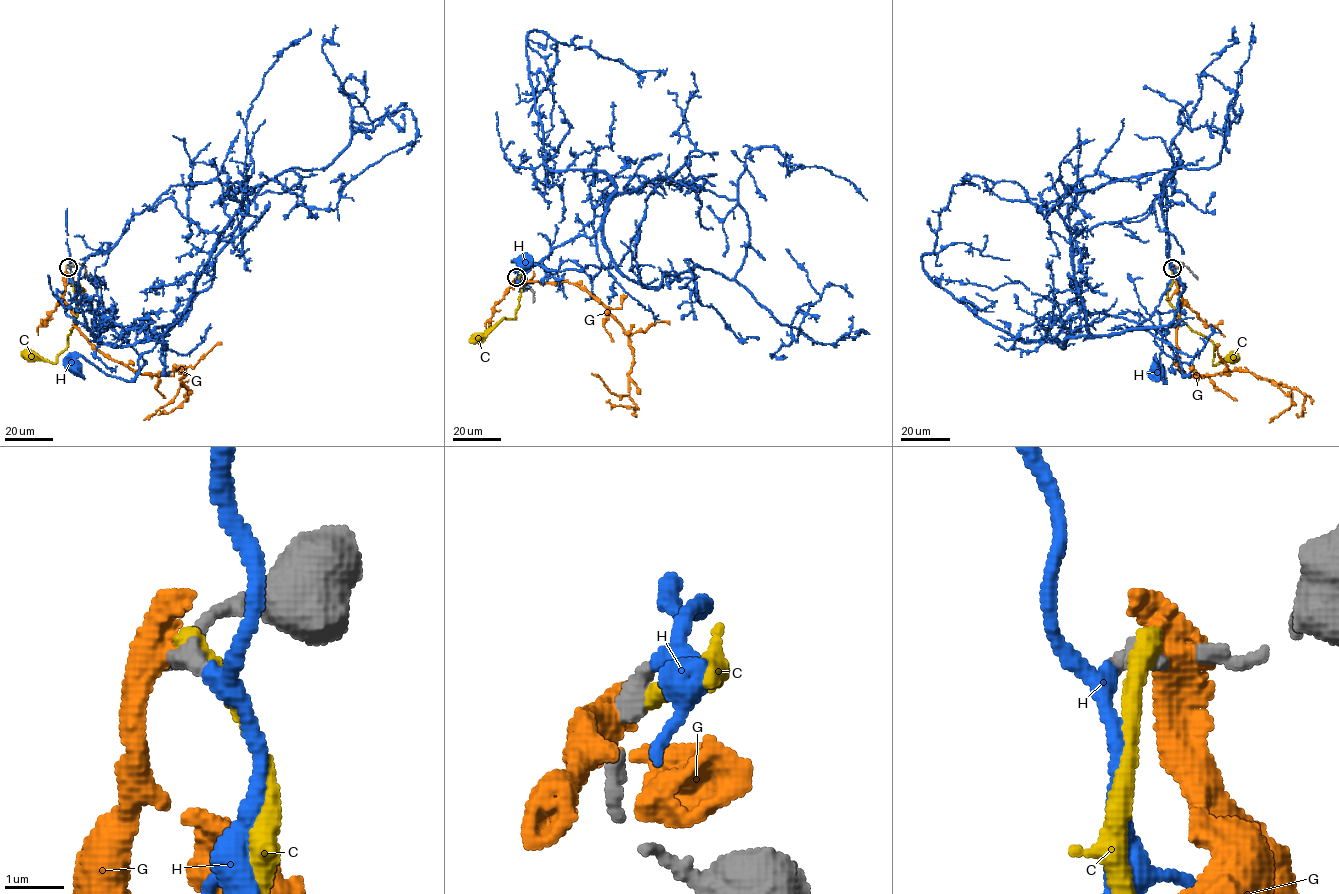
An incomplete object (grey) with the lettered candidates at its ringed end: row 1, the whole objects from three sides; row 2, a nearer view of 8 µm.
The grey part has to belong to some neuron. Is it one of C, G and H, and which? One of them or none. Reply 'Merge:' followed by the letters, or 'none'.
Merge: H

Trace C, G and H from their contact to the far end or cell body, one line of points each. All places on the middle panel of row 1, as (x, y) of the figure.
C: (516, 278), (525, 274), (515, 318), (504, 317), (485, 335), (477, 338)
G: (515, 279), (511, 286), (527, 281), (575, 283), (621, 325), (632, 349), (628, 394), (610, 392), (591, 373)
H: (516, 277), (561, 244), (592, 237), (599, 229), (610, 267), (555, 270), (524, 261)

